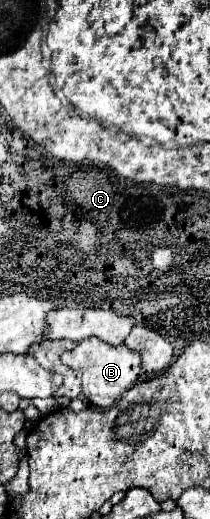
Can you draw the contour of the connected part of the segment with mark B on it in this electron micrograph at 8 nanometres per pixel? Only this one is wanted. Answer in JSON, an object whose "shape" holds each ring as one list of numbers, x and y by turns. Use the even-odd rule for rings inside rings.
{"shape":[[88,338,80,342,72,352,62,354,62,362,74,370,82,372,82,394,94,408,110,408,116,400,132,388,140,376,140,354,130,352,124,344,110,346,98,338]]}

